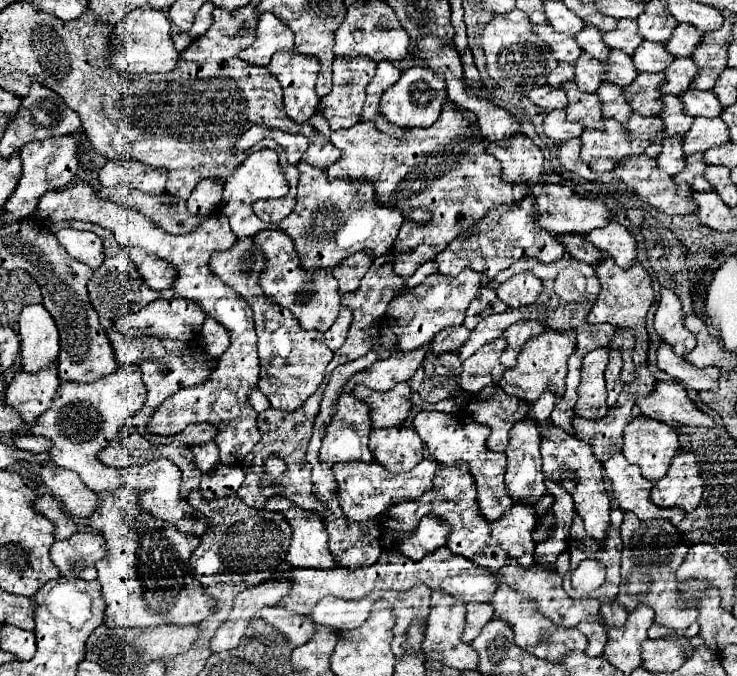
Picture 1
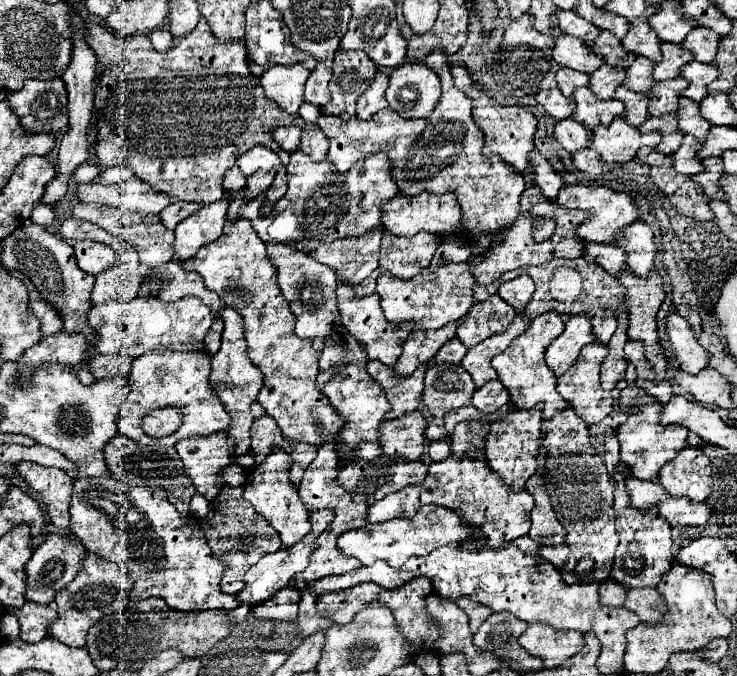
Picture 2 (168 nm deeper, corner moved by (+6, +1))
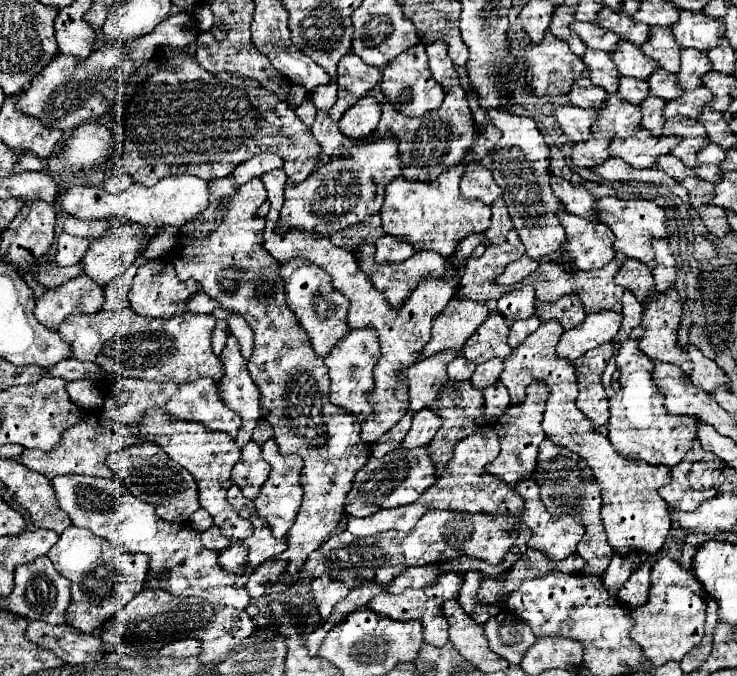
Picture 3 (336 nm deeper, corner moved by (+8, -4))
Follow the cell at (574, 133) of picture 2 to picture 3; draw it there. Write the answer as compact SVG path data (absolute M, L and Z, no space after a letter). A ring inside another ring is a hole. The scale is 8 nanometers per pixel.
M587 140L573 144L573 162L581 168L593 168L609 158L609 140Z

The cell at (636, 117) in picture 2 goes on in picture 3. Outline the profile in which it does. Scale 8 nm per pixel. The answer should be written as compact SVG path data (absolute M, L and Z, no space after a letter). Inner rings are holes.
M651 96L641 104L643 110L643 128L647 128L653 136L661 136L663 134L663 106L667 100L659 98L659 96Z

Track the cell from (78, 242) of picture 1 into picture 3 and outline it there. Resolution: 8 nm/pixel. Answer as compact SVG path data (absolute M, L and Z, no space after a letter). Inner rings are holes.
M109 218L109 230L95 238L83 258L83 264L85 264L85 274L89 278L93 278L97 284L101 286L107 286L107 282L115 280L119 274L123 274L139 256L141 252L141 246L143 246L143 240L149 236L149 230L139 226L137 222L131 222L127 218Z

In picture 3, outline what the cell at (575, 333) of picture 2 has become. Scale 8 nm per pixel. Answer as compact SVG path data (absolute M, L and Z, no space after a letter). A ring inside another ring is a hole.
M603 310L597 314L589 314L583 324L563 332L557 344L557 356L567 360L577 360L587 350L601 346L603 342L611 342L621 326L623 316L613 310Z

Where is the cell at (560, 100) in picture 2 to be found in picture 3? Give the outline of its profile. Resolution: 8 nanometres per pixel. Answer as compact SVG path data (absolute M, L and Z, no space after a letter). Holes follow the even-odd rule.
M559 106L555 108L555 118L569 138L569 142L585 142L591 136L591 124L595 122L595 110L577 108L577 106Z

